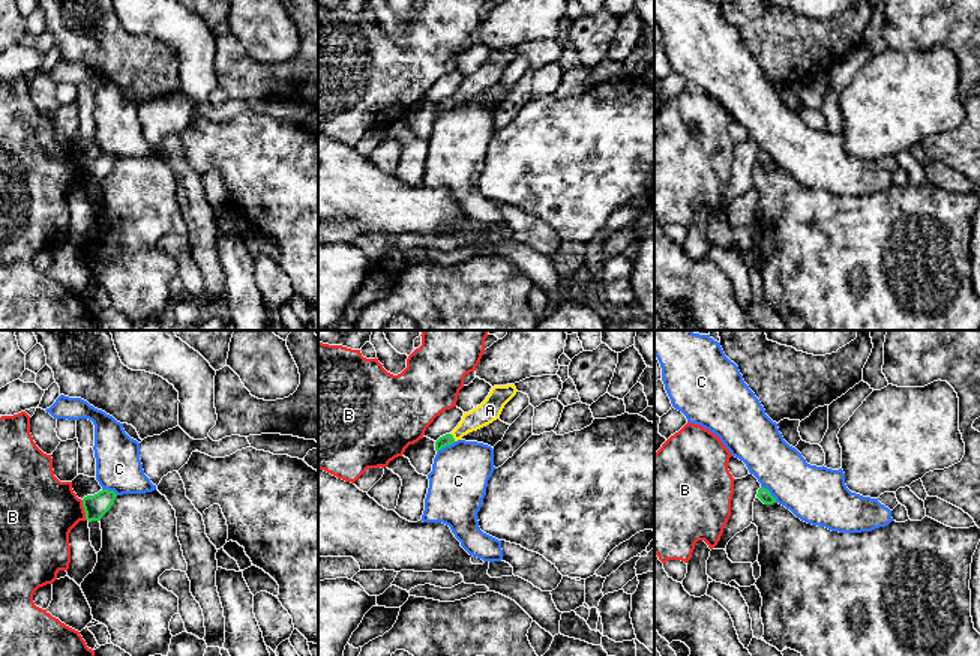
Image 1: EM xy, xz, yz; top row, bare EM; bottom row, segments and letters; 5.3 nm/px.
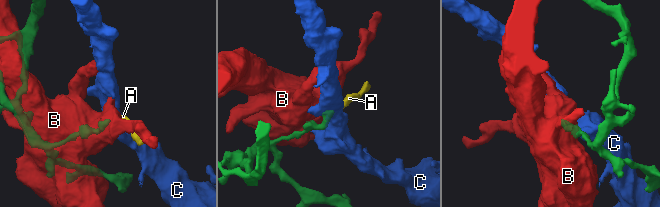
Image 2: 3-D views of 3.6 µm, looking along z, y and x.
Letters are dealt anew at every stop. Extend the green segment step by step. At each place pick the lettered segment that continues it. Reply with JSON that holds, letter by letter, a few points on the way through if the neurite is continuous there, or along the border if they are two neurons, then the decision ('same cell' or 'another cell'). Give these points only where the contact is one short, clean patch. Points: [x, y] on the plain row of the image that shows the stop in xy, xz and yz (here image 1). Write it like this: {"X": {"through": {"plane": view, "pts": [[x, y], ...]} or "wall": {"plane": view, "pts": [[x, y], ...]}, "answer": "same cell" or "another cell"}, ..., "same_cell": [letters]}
{"A": {"through": {"plane": "xz", "pts": [[446, 104], [452, 101], [490, 74]]}, "answer": "same cell"}, "B": {"answer": "another cell"}, "C": {"wall": {"plane": "yz", "pts": [[761, 149], [778, 165]]}, "answer": "another cell"}, "same_cell": ["A"]}

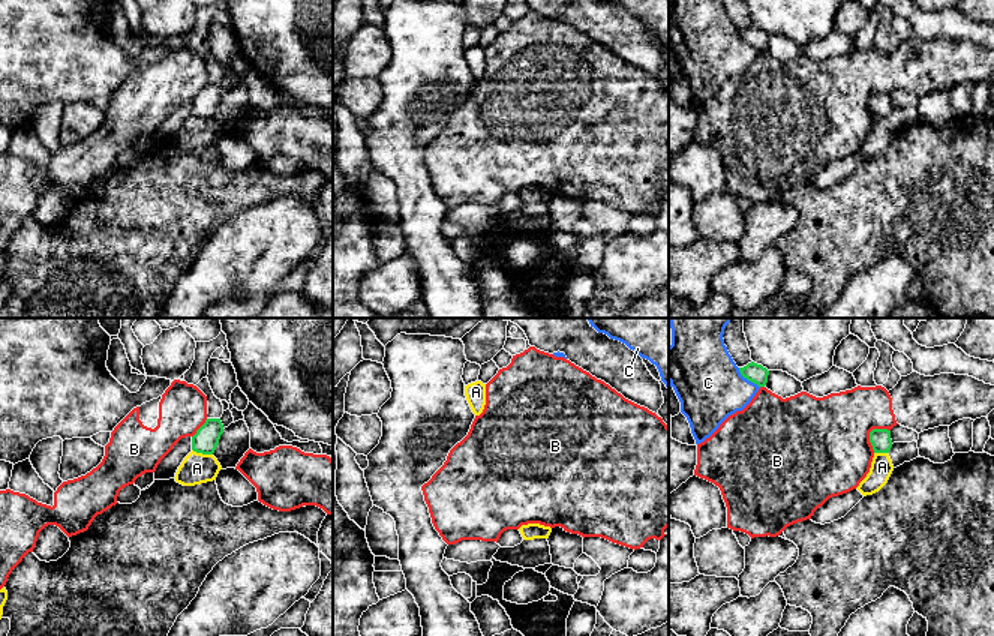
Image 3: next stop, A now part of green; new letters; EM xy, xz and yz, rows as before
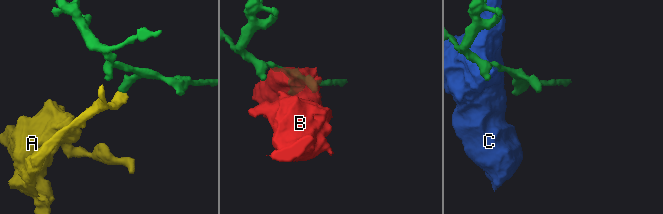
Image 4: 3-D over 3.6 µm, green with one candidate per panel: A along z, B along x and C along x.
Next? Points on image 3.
{"A": {"wall": {"plane": "xy", "pts": [[192, 113], [212, 119]]}, "answer": "another cell"}, "B": {"answer": "another cell"}, "C": {"answer": "another cell"}, "same_cell": []}

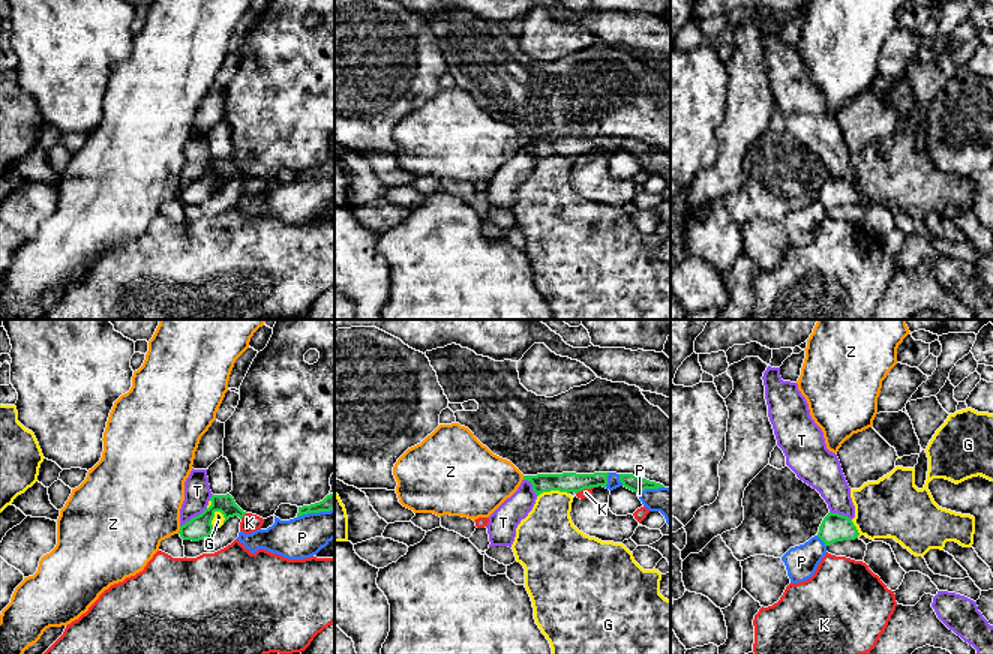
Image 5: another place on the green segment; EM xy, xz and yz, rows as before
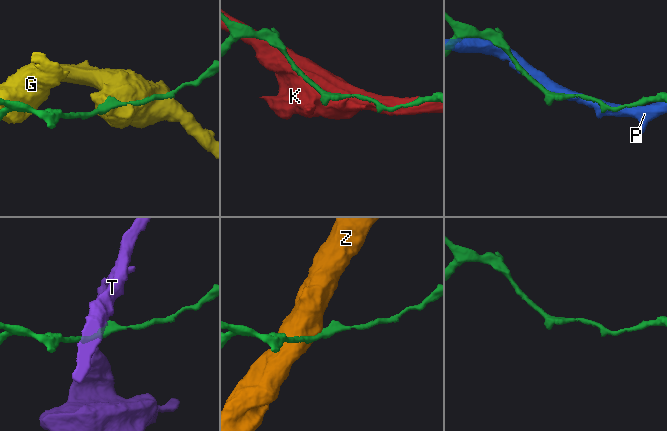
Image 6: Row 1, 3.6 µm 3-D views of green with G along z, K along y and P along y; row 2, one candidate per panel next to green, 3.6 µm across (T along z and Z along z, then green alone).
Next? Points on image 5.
{"G": {"wall": {"plane": "xy", "pts": [[219, 174], [212, 185], [213, 192]]}, "answer": "another cell"}, "K": {"wall": {"plane": "xy", "pts": [[246, 177], [240, 182]]}, "answer": "another cell"}, "P": {"answer": "another cell"}, "T": {"wall": {"plane": "xy", "pts": [[206, 171], [180, 191]]}, "answer": "another cell"}, "Z": {"answer": "another cell"}, "same_cell": []}

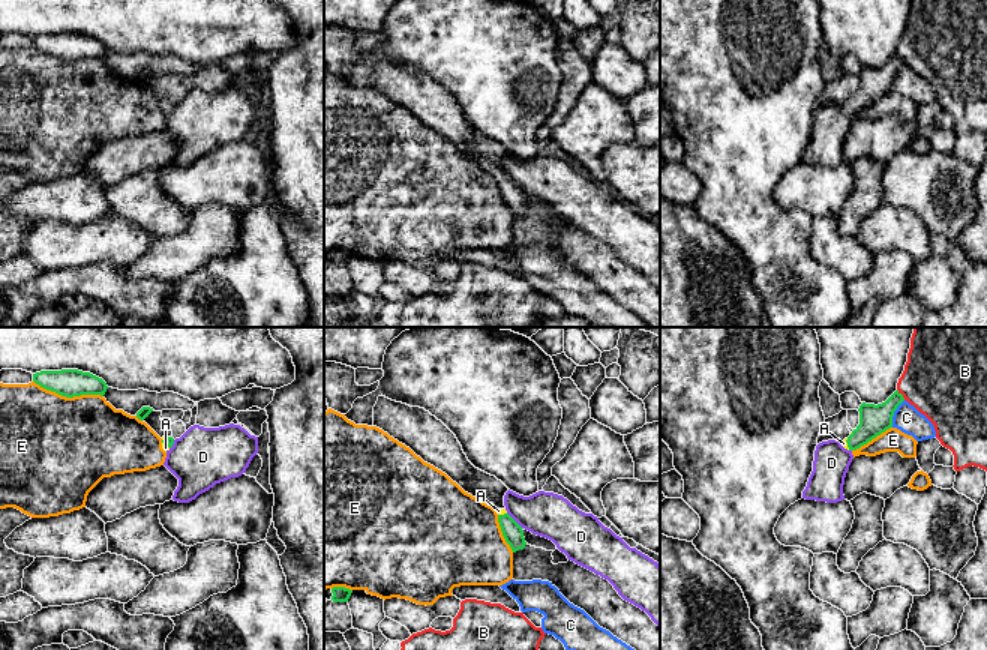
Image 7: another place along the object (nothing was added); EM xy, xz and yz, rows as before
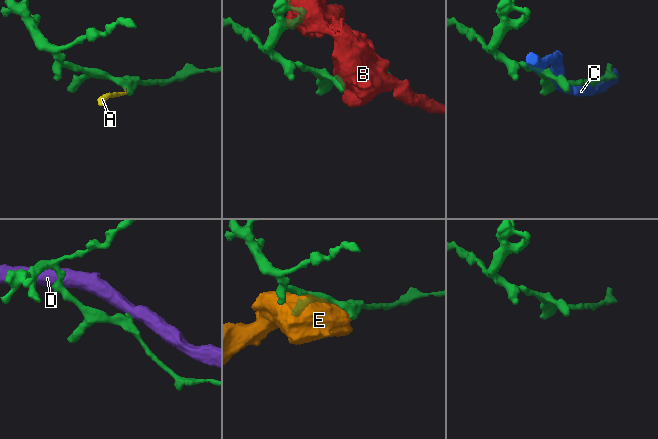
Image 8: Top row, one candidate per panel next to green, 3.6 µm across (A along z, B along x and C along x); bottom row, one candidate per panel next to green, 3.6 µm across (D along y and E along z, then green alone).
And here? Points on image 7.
{"A": {"through": {"plane": "xy", "pts": [[168, 105], [164, 107], [165, 111]]}, "answer": "same cell"}, "B": {"answer": "another cell"}, "C": {"answer": "another cell"}, "D": {"answer": "another cell"}, "E": {"answer": "another cell"}, "same_cell": ["A"]}

